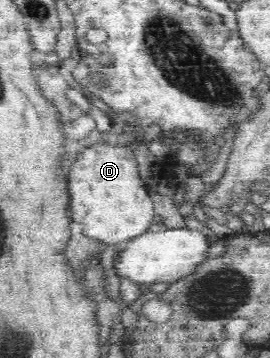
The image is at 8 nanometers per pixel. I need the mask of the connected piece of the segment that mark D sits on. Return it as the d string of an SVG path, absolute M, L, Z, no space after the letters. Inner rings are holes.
M98 140L86 148L79 148L69 173L69 183L72 221L81 223L87 237L103 241L105 246L118 245L135 239L149 232L149 227L158 221L152 199L141 177L138 161L135 159L134 151L129 147L115 147L108 143L100 143Z

